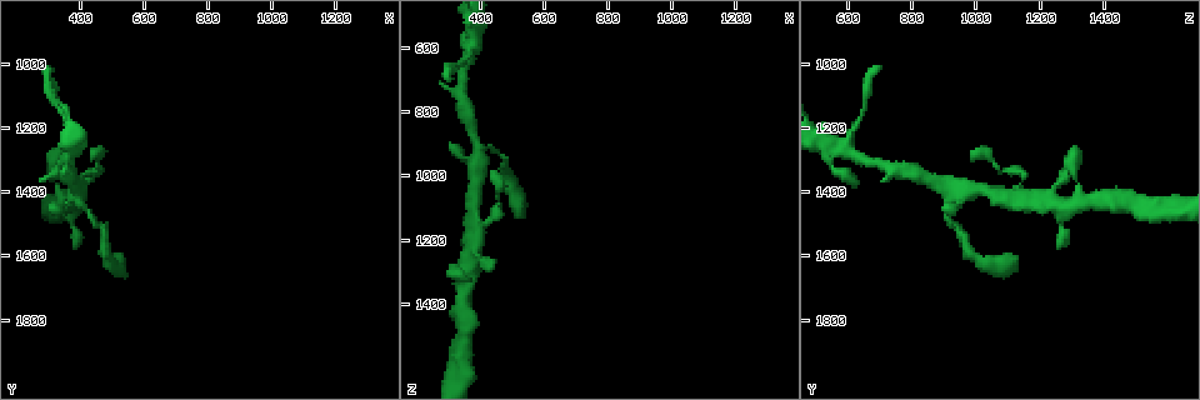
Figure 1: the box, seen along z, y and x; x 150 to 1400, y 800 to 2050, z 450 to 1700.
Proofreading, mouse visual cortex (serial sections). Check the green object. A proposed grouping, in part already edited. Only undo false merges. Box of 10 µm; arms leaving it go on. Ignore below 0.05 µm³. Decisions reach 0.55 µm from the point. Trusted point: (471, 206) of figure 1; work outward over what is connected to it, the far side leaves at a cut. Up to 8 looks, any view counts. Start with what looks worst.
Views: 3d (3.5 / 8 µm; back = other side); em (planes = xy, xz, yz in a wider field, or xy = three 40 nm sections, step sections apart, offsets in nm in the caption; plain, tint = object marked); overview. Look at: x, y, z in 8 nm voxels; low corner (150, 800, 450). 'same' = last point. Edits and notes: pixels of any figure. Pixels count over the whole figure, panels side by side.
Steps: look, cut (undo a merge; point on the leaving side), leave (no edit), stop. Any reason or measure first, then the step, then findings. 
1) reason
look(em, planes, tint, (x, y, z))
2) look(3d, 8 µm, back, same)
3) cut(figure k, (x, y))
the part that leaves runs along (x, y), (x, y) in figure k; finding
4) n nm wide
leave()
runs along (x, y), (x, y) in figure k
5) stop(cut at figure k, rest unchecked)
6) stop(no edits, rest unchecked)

arms part here
look(3d, 8 µm, (390, 1400, 940))

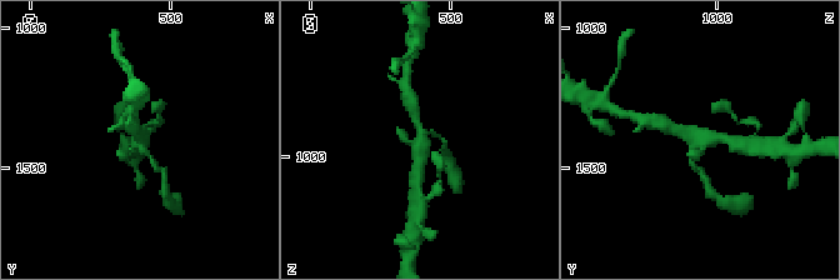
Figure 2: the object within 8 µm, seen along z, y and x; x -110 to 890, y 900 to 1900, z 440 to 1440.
need the tissue
look(em, xy, step 5, tint, same)

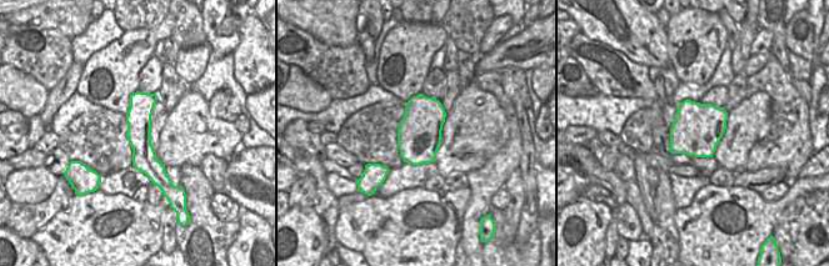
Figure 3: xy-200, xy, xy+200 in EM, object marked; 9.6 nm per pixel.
leave()
runs along (735, 144), (669, 126) in figure 2; continuous, no second cell

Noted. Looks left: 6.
look(3d, 8 µm, (390, 1270, 600))

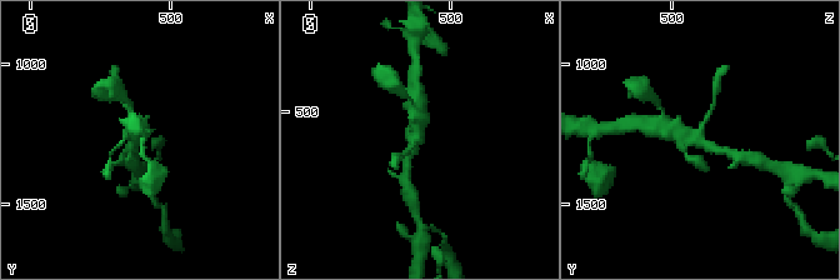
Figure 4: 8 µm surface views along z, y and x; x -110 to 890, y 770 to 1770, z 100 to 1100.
now the EM
look(em, xy, step 1, tint, same)

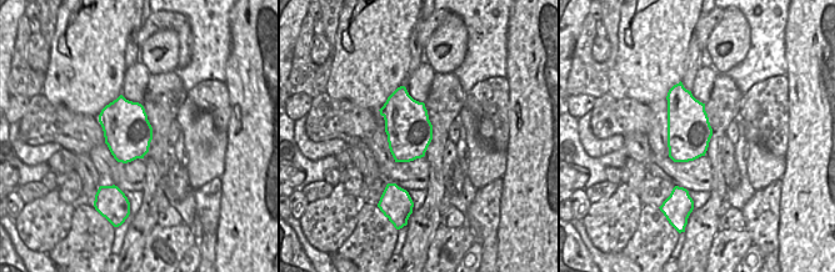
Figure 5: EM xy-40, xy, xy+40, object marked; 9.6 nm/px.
leave()
runs along (728, 151), (666, 126) in figure 4; all the same cell

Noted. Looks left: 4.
thick turns thin
look(3d, 8 µm, (490, 1600, 1000))

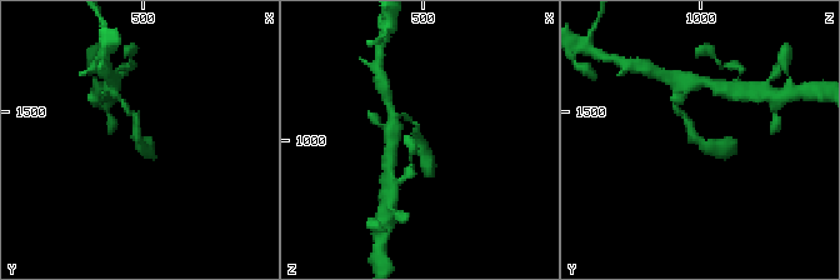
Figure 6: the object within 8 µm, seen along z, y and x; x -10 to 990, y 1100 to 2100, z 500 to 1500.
arms of 150, 400 nm
look(em, xy, step 1, tint, same)

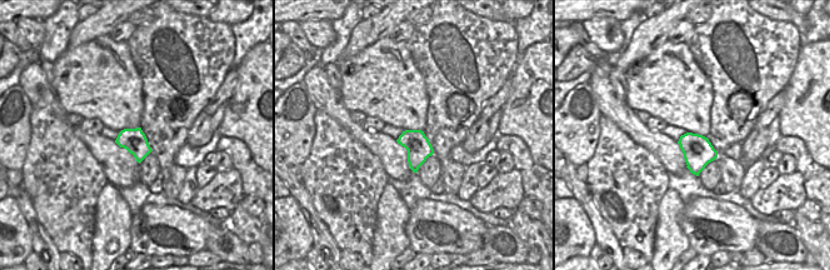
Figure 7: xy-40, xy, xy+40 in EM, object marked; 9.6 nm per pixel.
leave()
runs along (679, 113), (704, 145), (730, 145) in figure 6; continuous, no second cell

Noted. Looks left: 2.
stop(no edits, rest unchecked)

